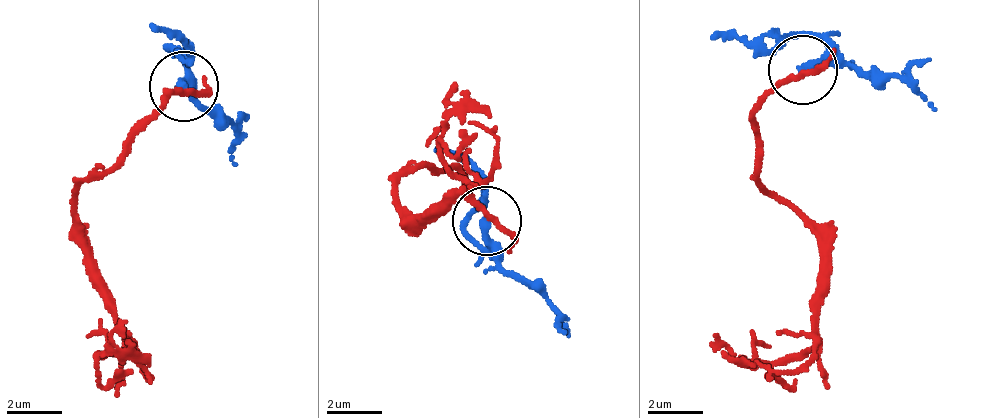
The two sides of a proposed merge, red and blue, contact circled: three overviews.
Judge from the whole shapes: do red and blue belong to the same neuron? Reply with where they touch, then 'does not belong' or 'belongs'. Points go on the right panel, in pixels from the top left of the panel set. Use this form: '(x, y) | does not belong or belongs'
(802, 69) | does not belong

